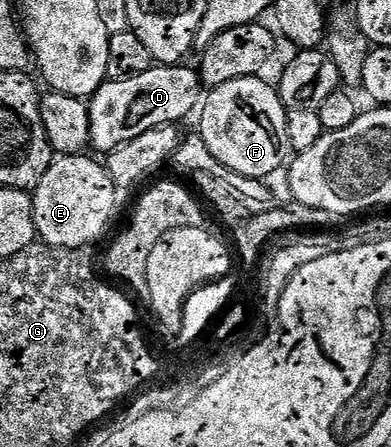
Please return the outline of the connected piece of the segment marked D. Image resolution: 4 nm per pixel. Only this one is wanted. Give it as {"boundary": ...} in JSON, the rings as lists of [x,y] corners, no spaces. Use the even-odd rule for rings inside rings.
{"boundary":[[[156,64],[150,72],[142,72],[142,76],[130,76],[121,82],[105,80],[88,102],[91,149],[101,150],[101,155],[107,156],[119,146],[142,136],[142,132],[150,132],[150,128],[180,124],[192,109],[197,109],[200,90],[200,75],[188,64]]]}

